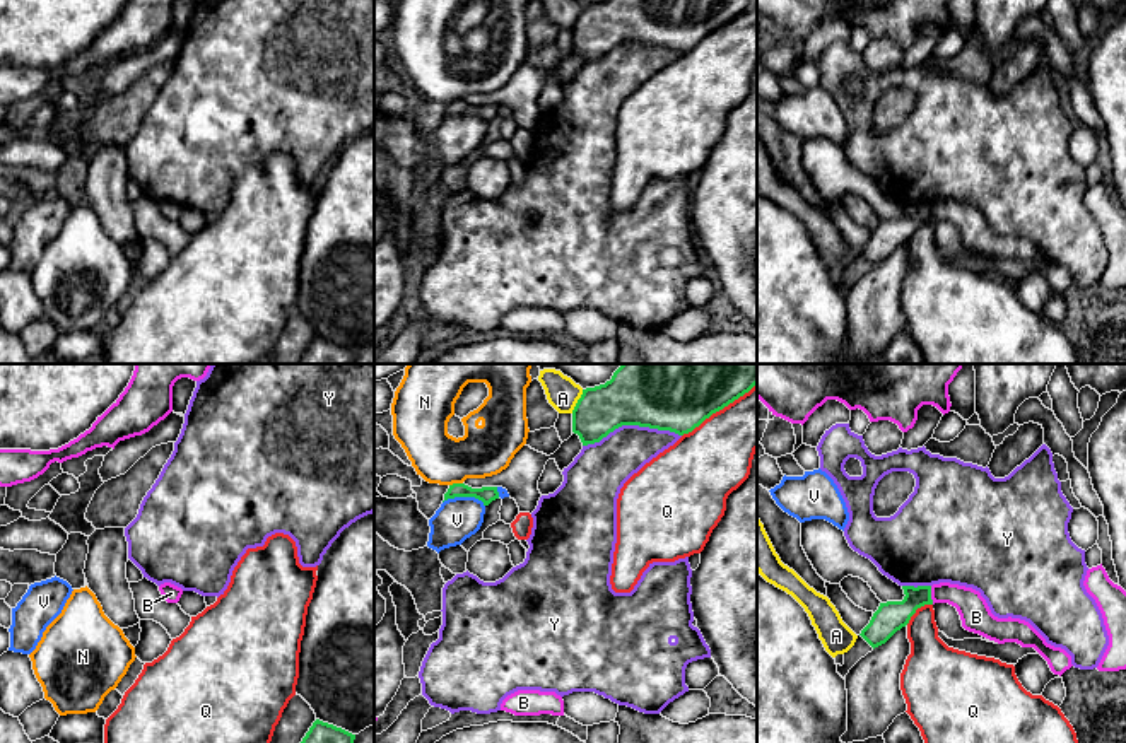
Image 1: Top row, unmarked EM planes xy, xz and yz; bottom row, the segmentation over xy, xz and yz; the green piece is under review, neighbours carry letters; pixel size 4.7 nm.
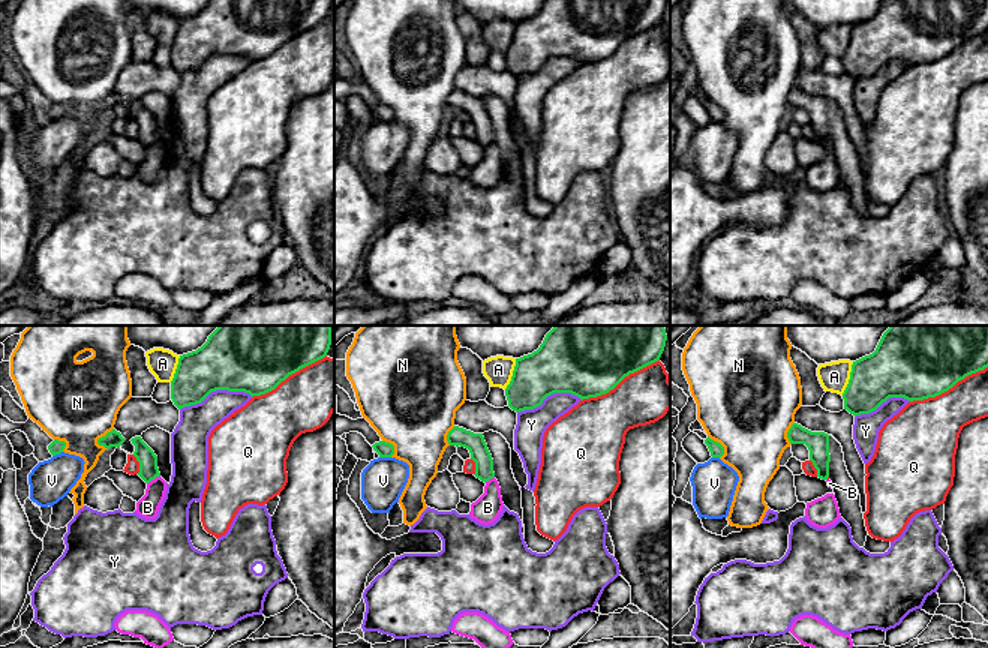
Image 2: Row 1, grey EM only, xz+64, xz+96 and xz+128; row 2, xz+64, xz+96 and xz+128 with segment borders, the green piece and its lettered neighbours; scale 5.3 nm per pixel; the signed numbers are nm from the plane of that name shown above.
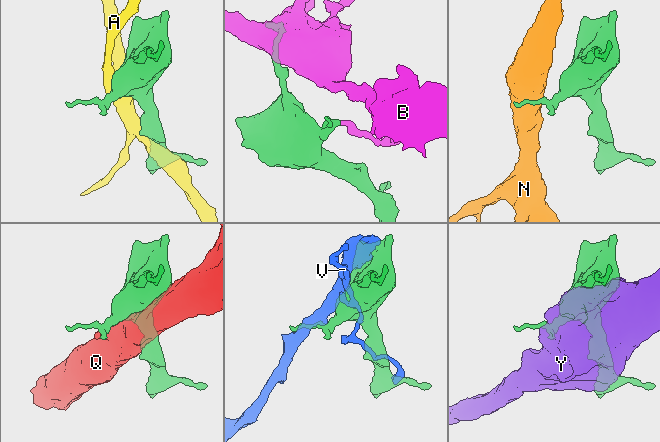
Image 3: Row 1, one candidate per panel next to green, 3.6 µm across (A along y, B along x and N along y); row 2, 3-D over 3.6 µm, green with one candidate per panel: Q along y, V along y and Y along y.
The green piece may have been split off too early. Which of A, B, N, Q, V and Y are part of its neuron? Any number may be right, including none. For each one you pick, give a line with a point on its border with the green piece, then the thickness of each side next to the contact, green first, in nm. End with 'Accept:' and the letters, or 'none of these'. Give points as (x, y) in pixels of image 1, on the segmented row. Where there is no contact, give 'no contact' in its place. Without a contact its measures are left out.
Accept: none of these

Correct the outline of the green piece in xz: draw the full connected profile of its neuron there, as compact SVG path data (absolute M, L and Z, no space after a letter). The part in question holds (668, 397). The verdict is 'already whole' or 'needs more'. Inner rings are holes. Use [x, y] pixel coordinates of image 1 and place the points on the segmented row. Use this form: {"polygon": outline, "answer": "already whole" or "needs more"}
{"polygon": "M622 364L605 384L583 389L572 432L583 446L622 425L692 432L757 384L757 364Z", "answer": "already whole"}

